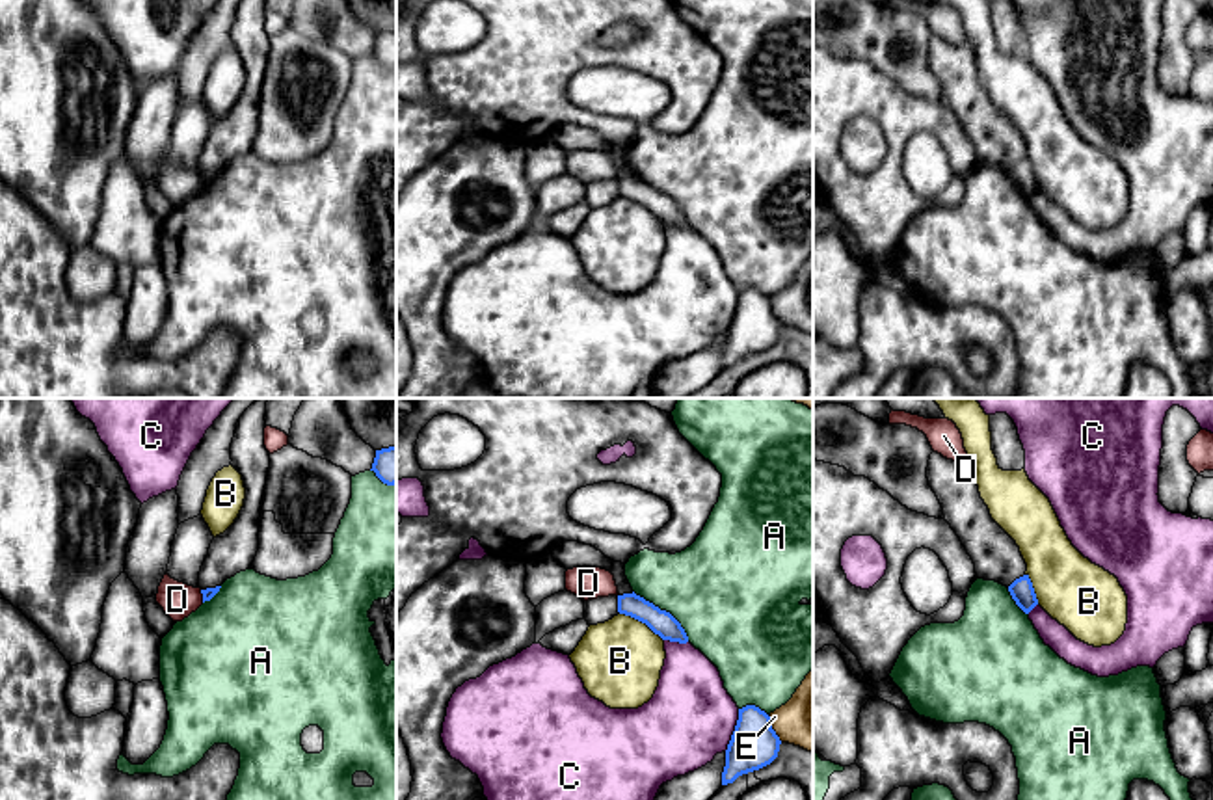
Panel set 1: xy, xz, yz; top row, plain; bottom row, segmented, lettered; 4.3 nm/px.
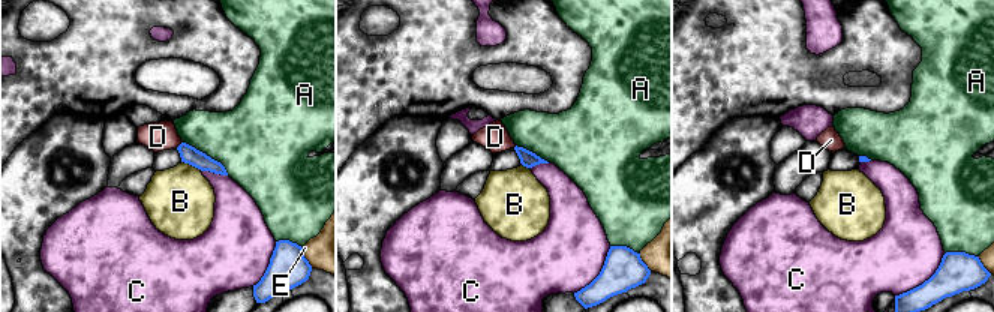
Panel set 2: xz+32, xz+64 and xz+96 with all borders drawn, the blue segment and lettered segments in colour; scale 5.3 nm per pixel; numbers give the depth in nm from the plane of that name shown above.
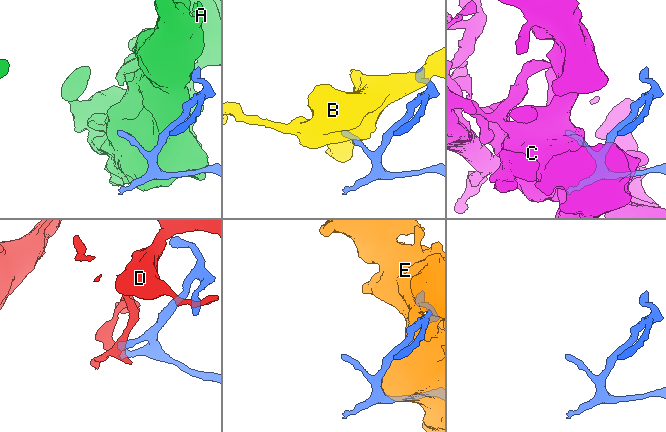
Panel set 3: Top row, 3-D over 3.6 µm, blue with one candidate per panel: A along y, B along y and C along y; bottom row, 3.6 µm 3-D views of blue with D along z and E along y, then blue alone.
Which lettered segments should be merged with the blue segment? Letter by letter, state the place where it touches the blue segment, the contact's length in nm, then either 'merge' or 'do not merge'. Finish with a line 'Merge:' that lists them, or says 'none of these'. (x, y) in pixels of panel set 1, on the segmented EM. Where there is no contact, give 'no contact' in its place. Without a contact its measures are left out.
A: xz (665, 611) | 340 nm | do not merge
B: xz (642, 622) | 220 nm | do not merge
C: xz (735, 730) | 200 nm | do not merge
D: xy (203, 596) | 60 nm | do not merge
E: xz (771, 728) | 140 nm | do not merge
Merge: none of these

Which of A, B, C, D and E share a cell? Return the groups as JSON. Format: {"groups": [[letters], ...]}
{"groups": [["A"], ["B"], ["C"], ["D"], ["E"]]}

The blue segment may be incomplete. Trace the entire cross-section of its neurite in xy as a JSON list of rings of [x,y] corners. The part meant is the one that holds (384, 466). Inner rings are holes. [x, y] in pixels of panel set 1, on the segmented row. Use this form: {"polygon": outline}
{"polygon": [[[396,447],[376,450],[372,469],[376,476],[387,484],[396,484]]]}

